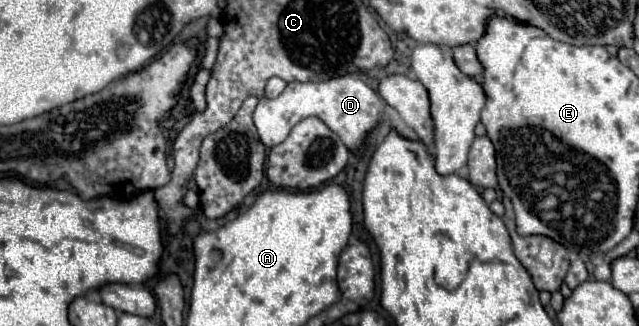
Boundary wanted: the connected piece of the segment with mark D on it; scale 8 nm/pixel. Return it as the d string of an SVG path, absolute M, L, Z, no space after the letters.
M352 75L334 77L320 83L288 83L288 87L276 99L260 97L252 119L254 119L254 127L258 131L260 141L266 147L274 147L288 137L290 129L298 121L312 115L320 117L342 139L348 151L354 153L356 157L364 155L366 151L364 141L370 135L370 131L378 123L388 121L384 101L378 97L378 93L372 91L362 79L356 79Z

